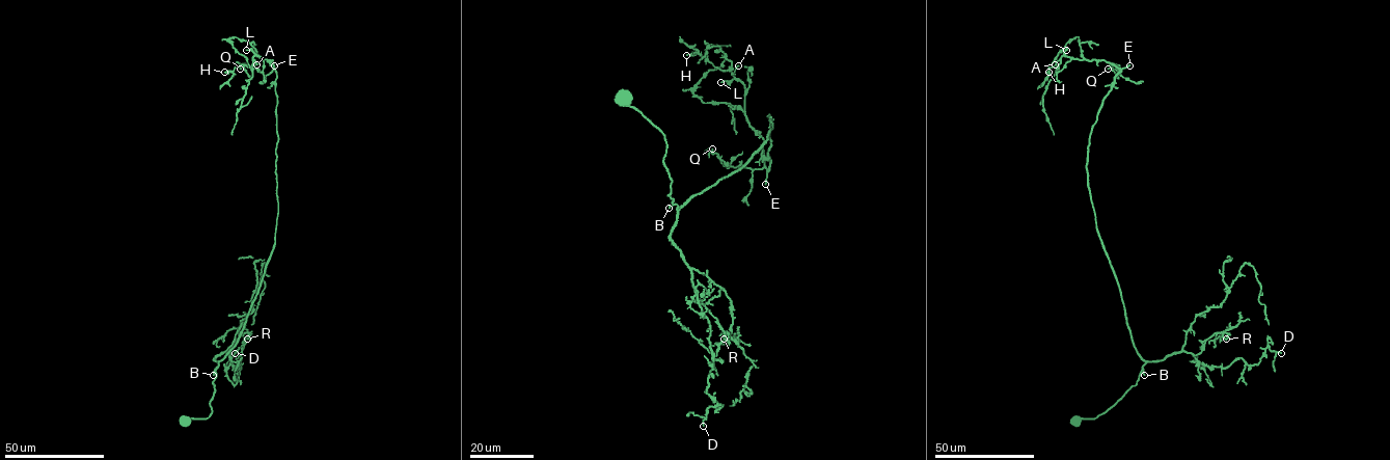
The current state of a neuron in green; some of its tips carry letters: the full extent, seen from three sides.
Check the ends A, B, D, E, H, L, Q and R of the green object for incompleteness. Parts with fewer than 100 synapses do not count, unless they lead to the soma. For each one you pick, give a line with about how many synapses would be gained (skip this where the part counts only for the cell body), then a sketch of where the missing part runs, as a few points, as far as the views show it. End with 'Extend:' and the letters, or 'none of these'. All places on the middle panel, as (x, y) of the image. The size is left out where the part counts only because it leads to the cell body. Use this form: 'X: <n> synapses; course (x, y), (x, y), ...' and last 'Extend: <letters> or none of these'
E: 100 synapses; course (765, 184), (755, 200), (737, 275), (720, 295), (710, 299), (710, 313)
Extend: E

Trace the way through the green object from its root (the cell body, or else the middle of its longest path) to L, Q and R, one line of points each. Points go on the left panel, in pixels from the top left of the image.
L: (182, 421), (211, 414), (215, 371), (236, 344), (275, 243), (277, 74), (272, 60), (263, 60), (246, 50)
Q: (182, 421), (211, 414), (215, 371), (236, 344), (275, 243), (277, 74), (246, 63), (240, 69)
R: (182, 421), (211, 414), (219, 366), (214, 359), (224, 351), (229, 355), (244, 332), (250, 332), (247, 339)

